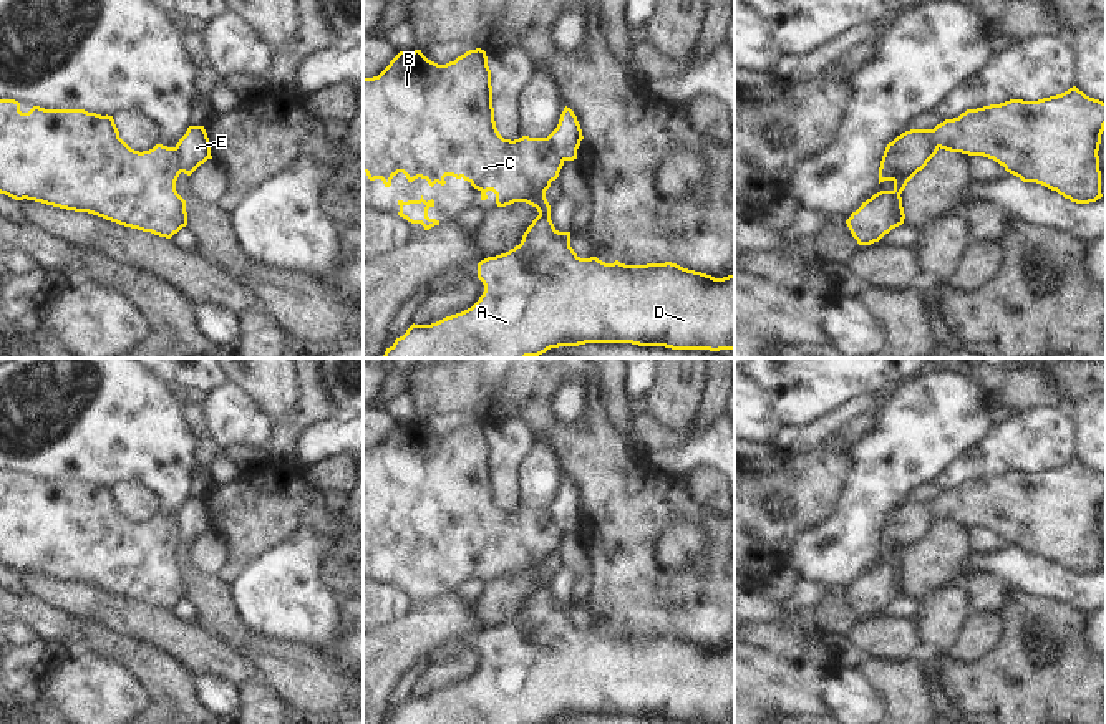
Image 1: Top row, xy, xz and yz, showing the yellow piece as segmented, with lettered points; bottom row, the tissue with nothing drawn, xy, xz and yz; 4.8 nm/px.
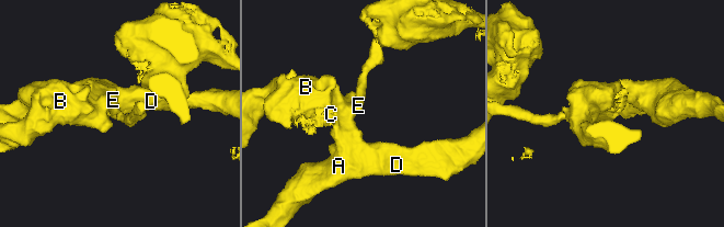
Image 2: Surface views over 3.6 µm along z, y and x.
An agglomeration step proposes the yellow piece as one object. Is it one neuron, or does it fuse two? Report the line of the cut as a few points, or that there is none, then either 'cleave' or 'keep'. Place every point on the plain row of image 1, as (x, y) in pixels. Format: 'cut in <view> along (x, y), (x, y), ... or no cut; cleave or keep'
cut in xy along (174, 519), (183, 542); cleave

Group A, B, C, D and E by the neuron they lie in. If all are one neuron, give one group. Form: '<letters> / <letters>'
A B C D / E

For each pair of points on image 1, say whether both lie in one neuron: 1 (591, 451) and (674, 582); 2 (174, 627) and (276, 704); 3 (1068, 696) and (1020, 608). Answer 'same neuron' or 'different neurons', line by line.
1: same neuron
2: different neurons
3: same neuron

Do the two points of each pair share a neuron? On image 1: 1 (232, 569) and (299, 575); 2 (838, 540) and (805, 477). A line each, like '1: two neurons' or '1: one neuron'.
1: two neurons
2: two neurons

